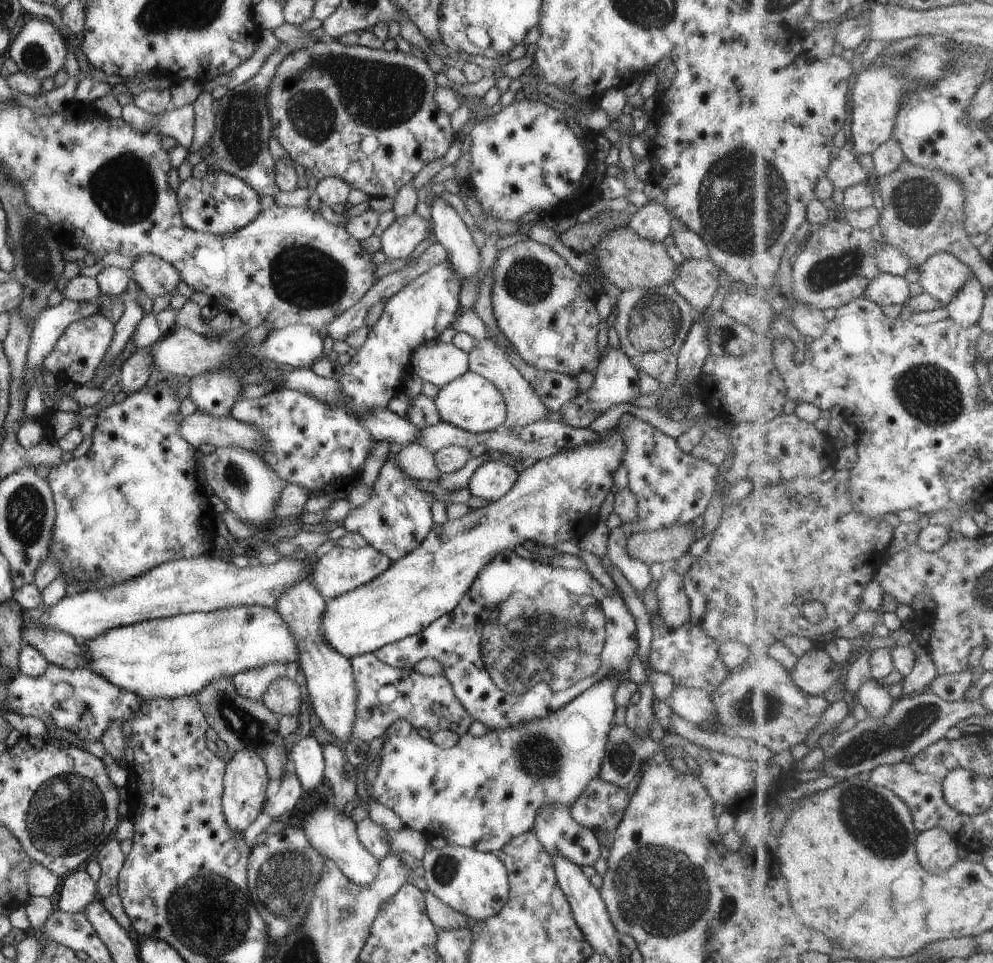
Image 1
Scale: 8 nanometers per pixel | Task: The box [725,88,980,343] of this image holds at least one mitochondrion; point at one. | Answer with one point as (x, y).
(916, 201)

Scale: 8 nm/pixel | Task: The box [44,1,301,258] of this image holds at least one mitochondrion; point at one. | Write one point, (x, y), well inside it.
(124, 189)

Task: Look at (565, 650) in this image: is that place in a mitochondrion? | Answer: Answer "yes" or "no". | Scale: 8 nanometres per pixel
yes

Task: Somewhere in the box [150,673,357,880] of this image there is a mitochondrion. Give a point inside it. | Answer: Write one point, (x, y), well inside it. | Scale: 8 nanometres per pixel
(235, 720)

